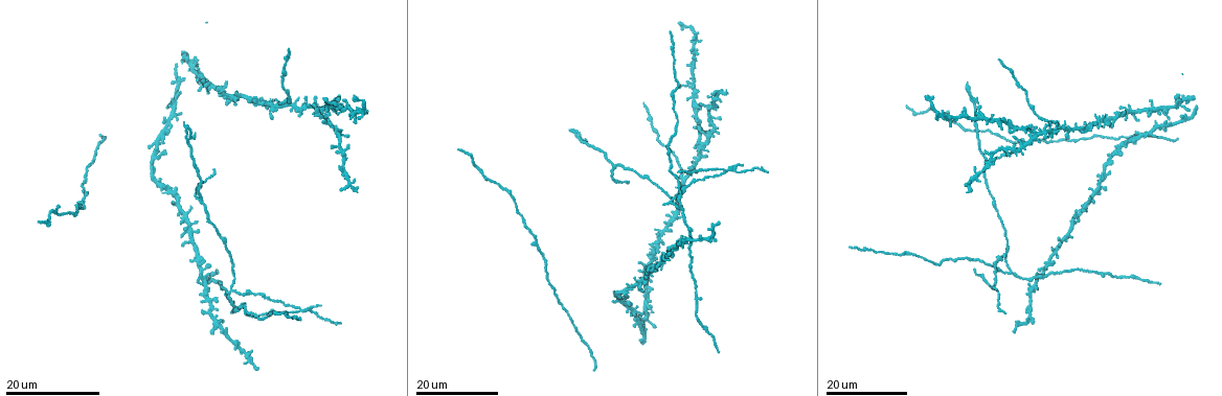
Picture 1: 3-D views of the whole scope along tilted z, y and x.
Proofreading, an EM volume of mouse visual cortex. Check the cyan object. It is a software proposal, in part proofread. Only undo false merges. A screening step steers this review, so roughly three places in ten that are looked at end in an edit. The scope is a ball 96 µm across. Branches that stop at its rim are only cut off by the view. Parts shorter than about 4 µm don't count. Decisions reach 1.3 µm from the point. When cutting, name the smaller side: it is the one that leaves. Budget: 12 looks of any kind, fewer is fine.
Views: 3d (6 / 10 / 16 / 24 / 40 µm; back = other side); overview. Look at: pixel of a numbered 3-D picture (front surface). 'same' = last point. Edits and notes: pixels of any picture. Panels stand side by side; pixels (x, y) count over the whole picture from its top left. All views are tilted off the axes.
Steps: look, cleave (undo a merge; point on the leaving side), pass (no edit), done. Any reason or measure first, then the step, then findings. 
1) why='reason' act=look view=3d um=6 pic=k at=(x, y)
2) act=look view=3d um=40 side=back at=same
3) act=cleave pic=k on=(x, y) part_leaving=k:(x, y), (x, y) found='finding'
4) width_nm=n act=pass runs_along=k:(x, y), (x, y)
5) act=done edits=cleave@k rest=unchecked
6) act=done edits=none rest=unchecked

act=look view=3d um=24 pic=1 at=(1121, 143)

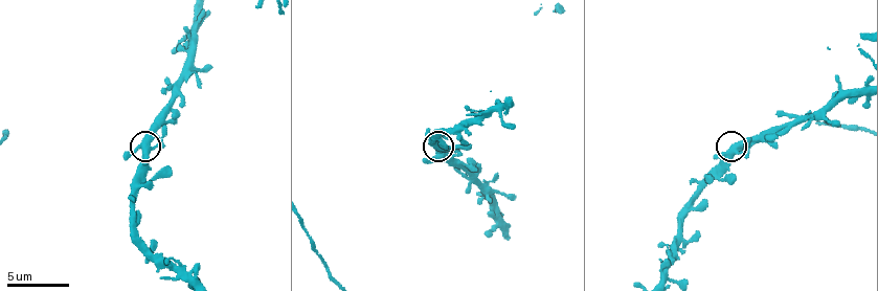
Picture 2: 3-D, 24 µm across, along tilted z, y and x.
act=look view=3d um=6 pic=2 at=(145, 145)

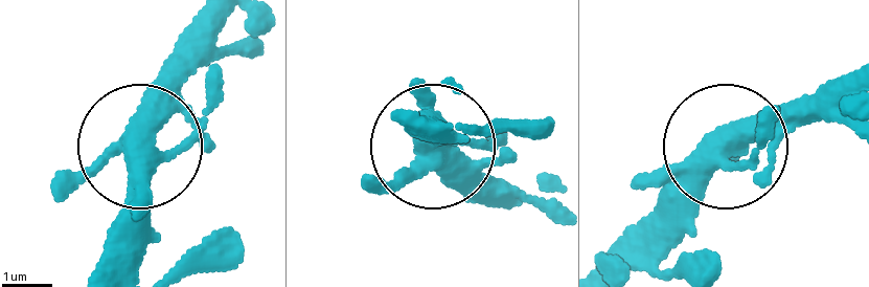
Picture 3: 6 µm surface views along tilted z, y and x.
width_nm=400 act=pass runs_along=3:(779, 136), (745, 140), (623, 234) found='all the same neuron'

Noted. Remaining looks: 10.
act=look view=3d um=16 pic=1 at=(684, 177)

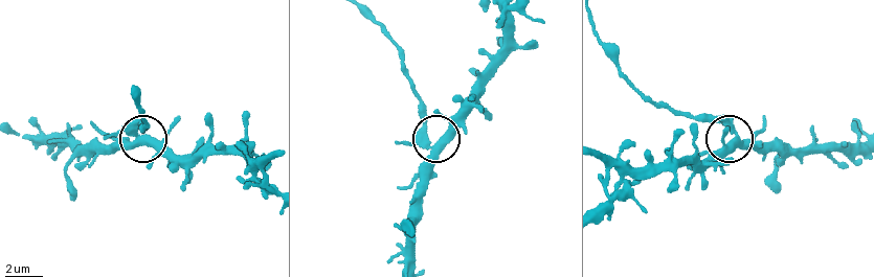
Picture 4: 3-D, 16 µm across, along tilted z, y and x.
why='closer look' act=look view=3d um=6 pic=4 at=(733, 134)

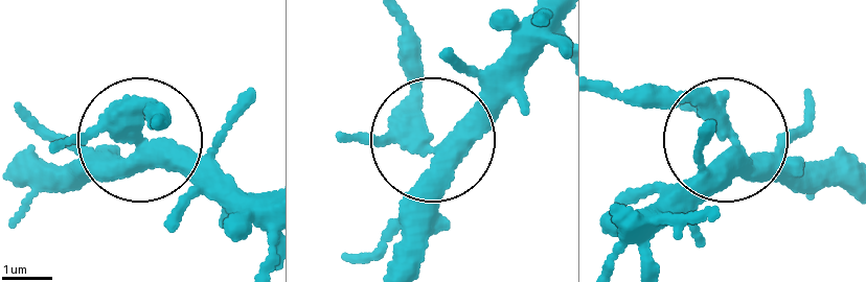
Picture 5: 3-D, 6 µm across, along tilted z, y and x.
arms=4 act=cleave pic=5 on=(410, 72) part_leaving=5:(424, 136), (405, 18) found='two neurons meet here'

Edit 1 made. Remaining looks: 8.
why='redraw' act=look view=overview

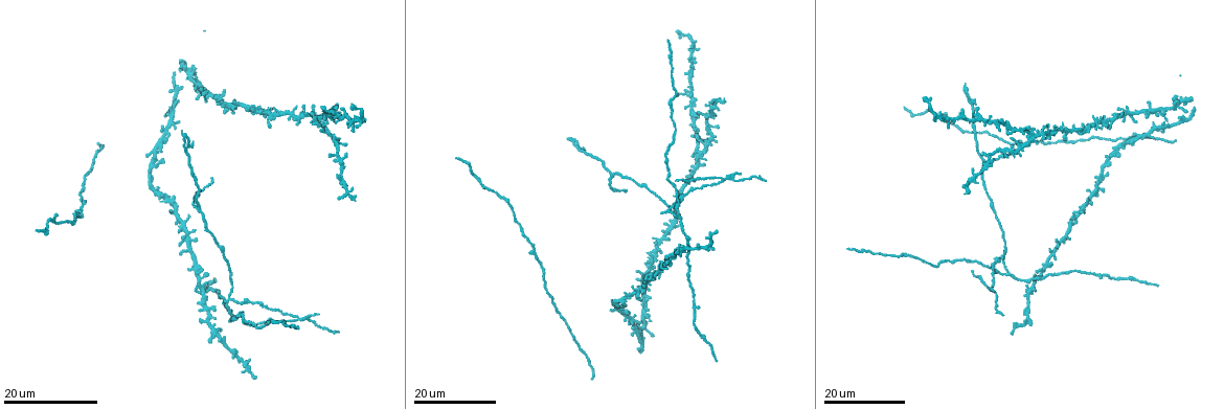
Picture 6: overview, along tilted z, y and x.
why='three-way junction' act=look view=3d um=16 pic=6 at=(610, 176)

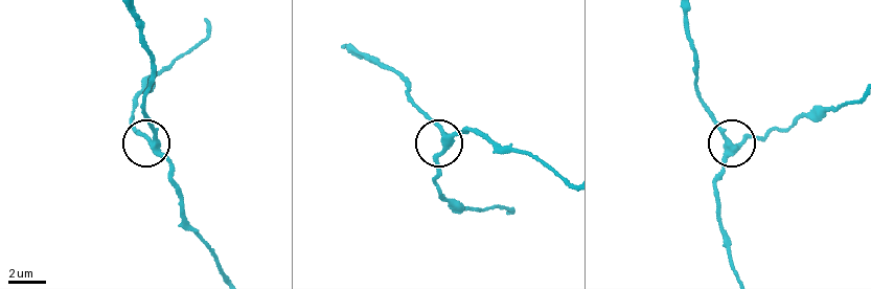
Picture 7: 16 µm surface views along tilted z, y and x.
act=look view=3d um=6 pic=7 at=(734, 145)

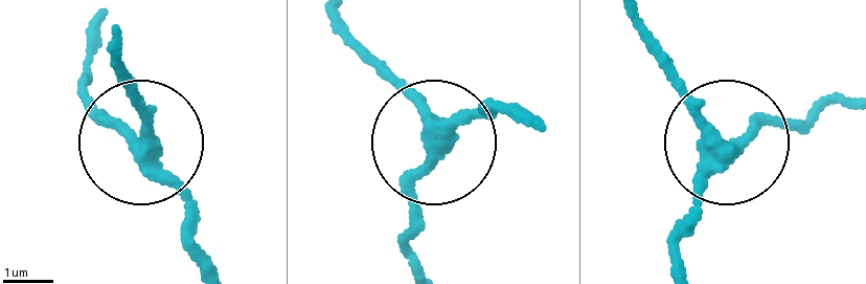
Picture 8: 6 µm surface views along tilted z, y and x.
side_arm_um=12 act=pass runs_along=8:(209, 268), (189, 246), (169, 169), (99, 118), (81, 88) found='continuous, no second neuron'

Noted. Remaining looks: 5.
why='three-way junction' act=look view=3d um=24 pic=6 at=(1010, 273)

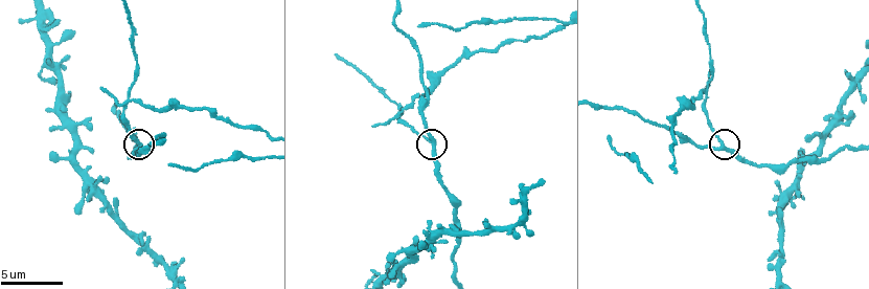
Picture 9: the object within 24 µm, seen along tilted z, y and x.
why='closer look' act=look view=3d um=10 pic=9 at=(723, 145)

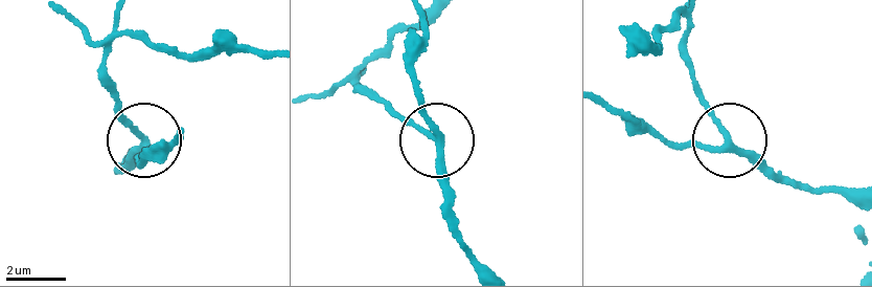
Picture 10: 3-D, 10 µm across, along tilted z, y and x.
width_nm=200 act=pass found='continuous, no second neuron'

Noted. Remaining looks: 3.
why='four-way junction' act=look view=3d um=10 pic=9 at=(126, 99)

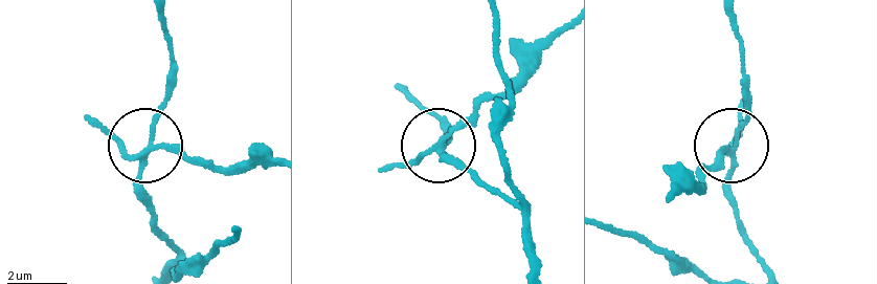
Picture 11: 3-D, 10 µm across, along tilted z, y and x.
width_nm=180 act=cleave pic=11 on=(105, 130) part_leaving=11:(150, 152), (165, 150), (210, 170), (272, 164) found='a second neuron is stuck on'

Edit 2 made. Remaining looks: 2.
why='small branch off a trunk' act=look view=3d um=24 pic=6 at=(1028, 135)

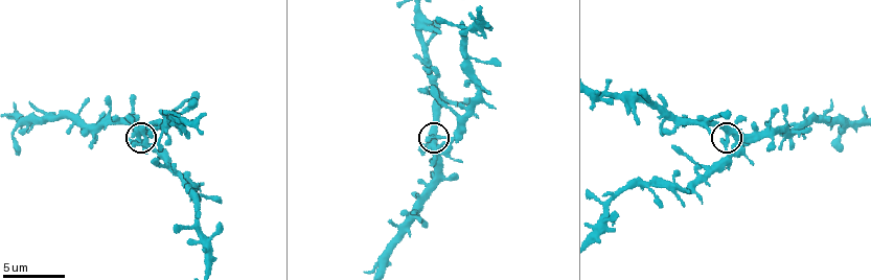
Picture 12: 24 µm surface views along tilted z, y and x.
act=look view=3d um=10 pic=12 at=(728, 130)

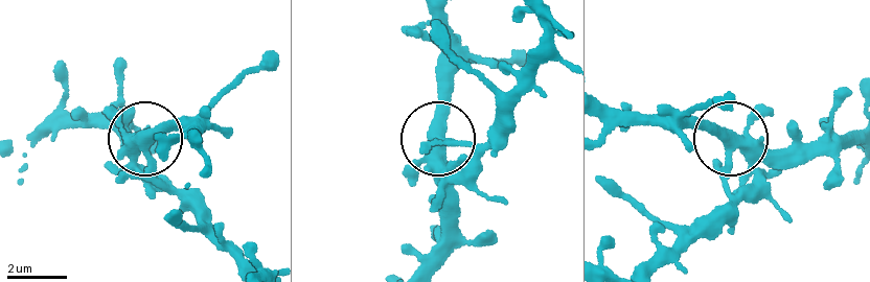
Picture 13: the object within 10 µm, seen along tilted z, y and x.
width_nm=370 act=pass runs_along=13:(43, 133), (112, 125), (199, 213) found='continuous, no second neuron'

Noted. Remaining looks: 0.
act=done edits=cleave@5,cleave@11 rest=unchecked

